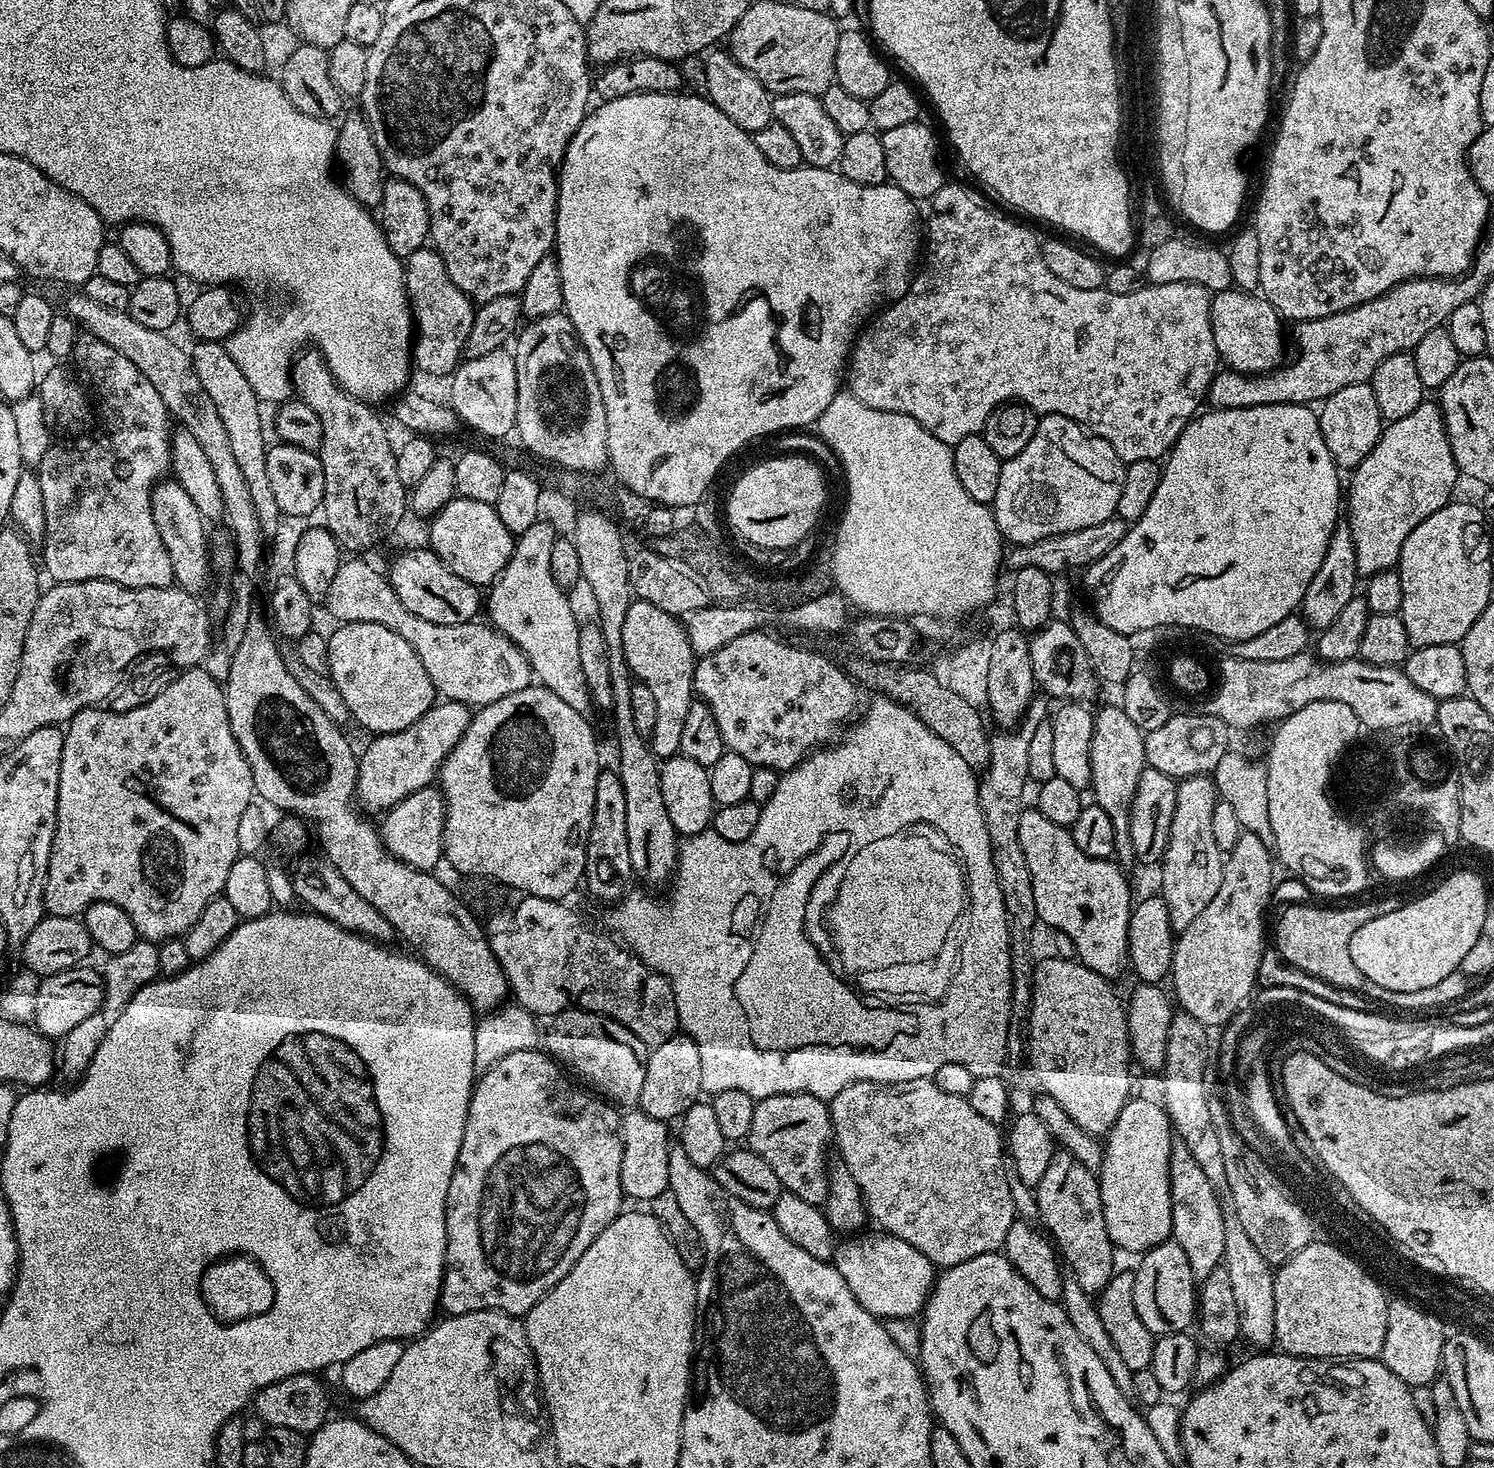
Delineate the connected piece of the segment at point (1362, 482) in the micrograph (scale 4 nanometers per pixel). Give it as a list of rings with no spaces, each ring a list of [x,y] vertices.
[[[1425,402],[1418,406],[1418,410],[1406,414],[1406,418],[1391,421],[1381,432],[1374,450],[1362,458],[1358,467],[1351,469],[1350,476],[1352,481],[1346,484],[1346,523],[1354,538],[1356,571],[1367,578],[1395,569],[1400,562],[1402,542],[1410,538],[1410,530],[1453,499],[1452,491],[1461,474],[1452,457],[1448,429],[1439,403]]]

